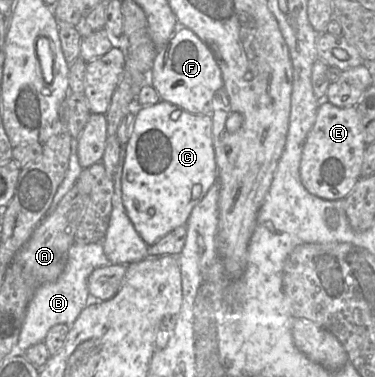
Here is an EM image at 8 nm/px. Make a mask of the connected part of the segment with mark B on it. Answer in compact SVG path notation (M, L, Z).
M101 242L74 243L68 251L68 260L64 271L53 282L40 285L30 300L16 346L17 353L25 352L32 346L44 342L50 329L64 324L71 327L82 310L88 305L88 277L97 268L112 265L109 263Z

